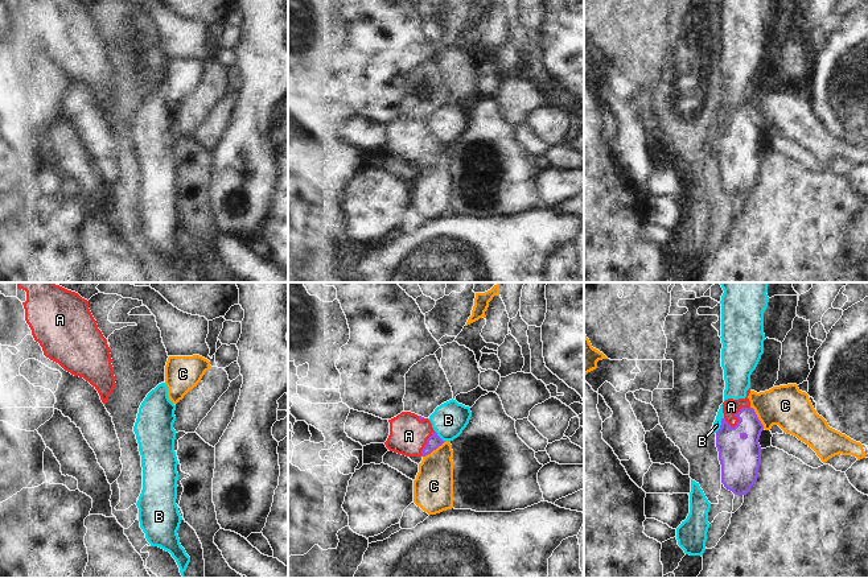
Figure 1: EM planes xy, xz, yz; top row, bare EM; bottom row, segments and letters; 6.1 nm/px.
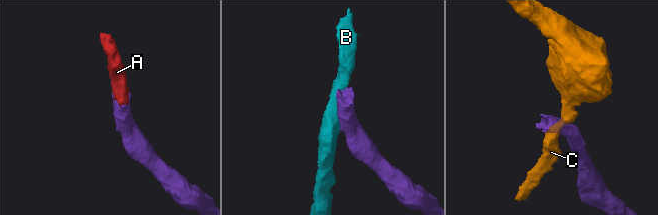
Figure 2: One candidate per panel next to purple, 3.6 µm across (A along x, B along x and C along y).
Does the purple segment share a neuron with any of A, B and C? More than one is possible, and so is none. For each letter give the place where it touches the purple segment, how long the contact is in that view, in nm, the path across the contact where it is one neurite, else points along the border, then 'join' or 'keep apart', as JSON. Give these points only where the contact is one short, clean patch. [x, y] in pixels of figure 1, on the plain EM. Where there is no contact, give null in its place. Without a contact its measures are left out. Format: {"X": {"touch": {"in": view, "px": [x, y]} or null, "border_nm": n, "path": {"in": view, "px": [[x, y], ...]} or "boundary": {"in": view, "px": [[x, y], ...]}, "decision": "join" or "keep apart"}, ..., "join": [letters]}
{"A": {"touch": {"in": "yz", "px": [737, 122]}, "border_nm": 180, "path": {"in": "yz", "px": [[740, 161], [737, 122], [731, 111]]}, "decision": "join"}, "B": {"touch": {"in": "yz", "px": [720, 129]}, "border_nm": 110, "decision": "keep apart"}, "C": {"touch": {"in": "xz", "px": [434, 153]}, "border_nm": 170, "boundary": {"in": "xz", "px": [[445, 145], [423, 161]]}, "decision": "keep apart"}, "join": ["A"]}

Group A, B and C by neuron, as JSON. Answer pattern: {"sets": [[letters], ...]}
{"sets": [["A"], ["B"], ["C"]]}

